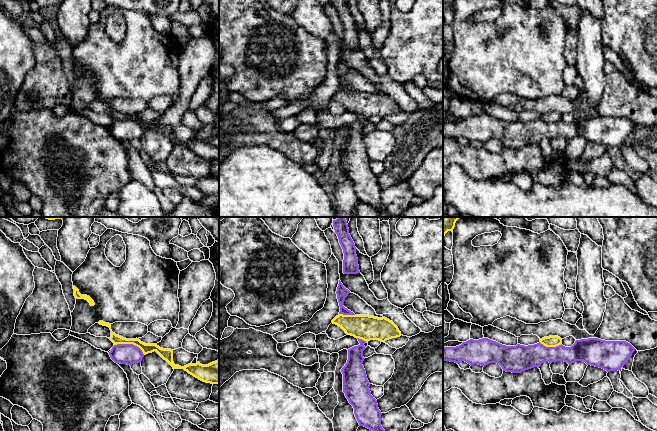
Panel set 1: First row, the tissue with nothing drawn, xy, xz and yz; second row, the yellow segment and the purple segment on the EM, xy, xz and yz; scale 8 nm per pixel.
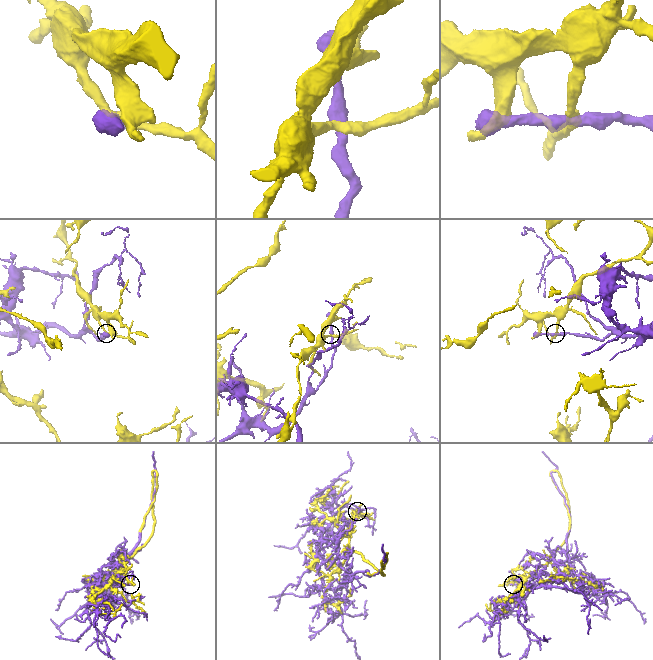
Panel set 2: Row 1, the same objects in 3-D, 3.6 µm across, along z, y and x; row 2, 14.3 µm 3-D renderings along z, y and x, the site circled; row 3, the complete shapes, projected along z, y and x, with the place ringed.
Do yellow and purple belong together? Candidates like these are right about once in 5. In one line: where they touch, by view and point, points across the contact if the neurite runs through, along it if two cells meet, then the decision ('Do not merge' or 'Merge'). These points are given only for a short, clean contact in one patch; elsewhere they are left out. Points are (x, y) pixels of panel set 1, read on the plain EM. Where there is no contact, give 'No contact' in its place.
Touches yellow at xy (130, 119). Merge

